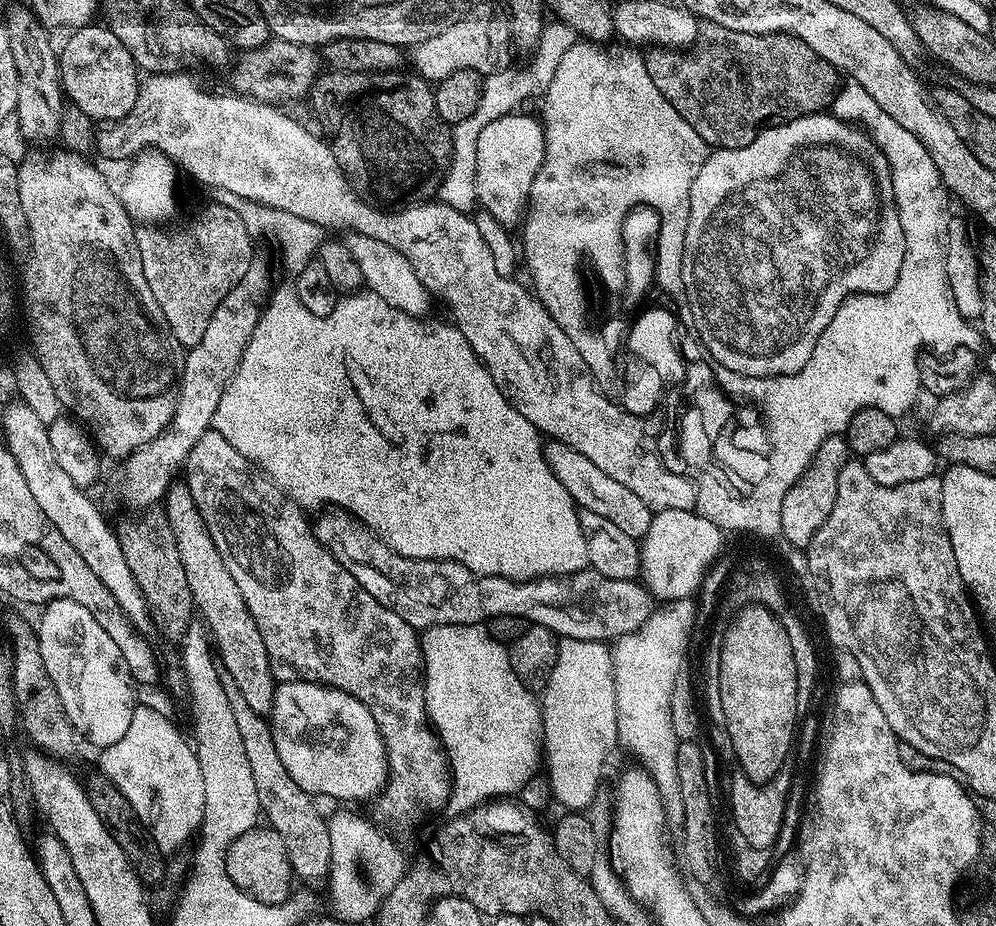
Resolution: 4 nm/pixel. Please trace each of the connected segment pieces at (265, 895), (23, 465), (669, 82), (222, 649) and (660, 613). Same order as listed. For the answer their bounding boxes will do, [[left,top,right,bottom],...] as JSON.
[[226,826,294,905],[2,402,148,622],[643,23,842,149],[162,482,274,717],[610,597,696,820]]

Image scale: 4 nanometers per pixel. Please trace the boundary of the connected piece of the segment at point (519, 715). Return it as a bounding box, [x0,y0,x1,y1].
[419,624,543,815]

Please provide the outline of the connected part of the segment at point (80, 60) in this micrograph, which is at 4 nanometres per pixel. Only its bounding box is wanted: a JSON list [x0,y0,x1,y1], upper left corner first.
[58,22,142,122]

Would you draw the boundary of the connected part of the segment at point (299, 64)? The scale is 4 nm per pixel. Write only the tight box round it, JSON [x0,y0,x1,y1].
[232,38,322,108]

